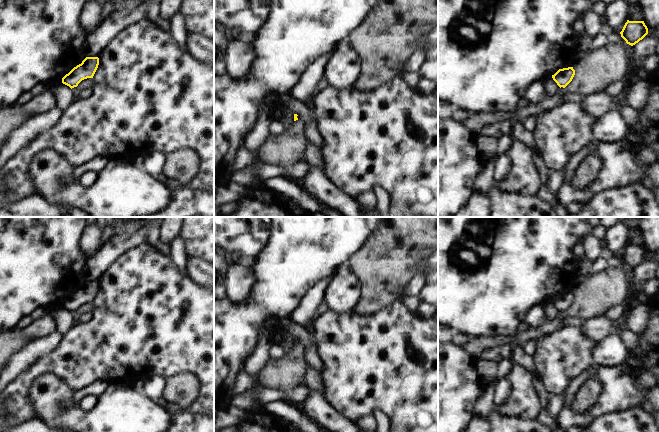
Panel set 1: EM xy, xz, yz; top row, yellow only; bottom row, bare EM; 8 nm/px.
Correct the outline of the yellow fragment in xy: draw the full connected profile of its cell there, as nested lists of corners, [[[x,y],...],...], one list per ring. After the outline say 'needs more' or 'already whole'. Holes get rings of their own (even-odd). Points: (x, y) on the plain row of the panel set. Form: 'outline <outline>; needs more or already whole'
outline [[[86,281],[81,288],[74,291],[62,302],[62,307],[71,313],[87,302],[93,302],[99,289],[98,281]]]; already whole

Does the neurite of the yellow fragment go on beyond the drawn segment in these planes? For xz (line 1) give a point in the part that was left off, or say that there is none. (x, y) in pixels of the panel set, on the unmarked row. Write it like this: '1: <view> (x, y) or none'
1: none

